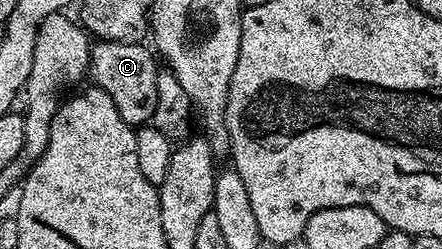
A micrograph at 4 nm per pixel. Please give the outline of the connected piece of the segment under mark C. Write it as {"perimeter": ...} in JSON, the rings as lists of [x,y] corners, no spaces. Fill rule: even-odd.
{"perimeter":[[[106,39],[98,42],[91,51],[92,82],[109,94],[111,101],[115,101],[115,109],[119,109],[119,117],[123,117],[123,121],[127,121],[134,129],[148,124],[155,113],[159,63],[154,52],[150,48],[149,52],[145,45],[141,41],[120,43]]]}

